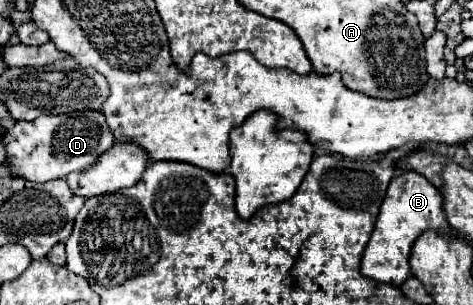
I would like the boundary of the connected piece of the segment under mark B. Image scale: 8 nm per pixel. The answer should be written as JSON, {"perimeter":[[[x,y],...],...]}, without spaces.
{"perimeter":[[[403,171],[397,177],[393,177],[389,183],[375,229],[363,251],[361,273],[379,283],[389,283],[389,285],[401,287],[401,283],[409,277],[411,245],[425,231],[437,231],[447,239],[457,239],[455,231],[447,223],[441,191],[437,191],[437,187],[431,185],[423,175],[419,175],[415,171]]]}

